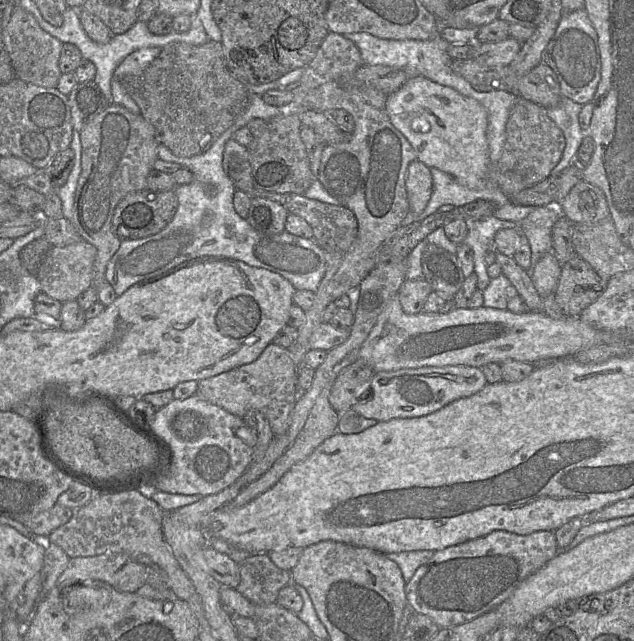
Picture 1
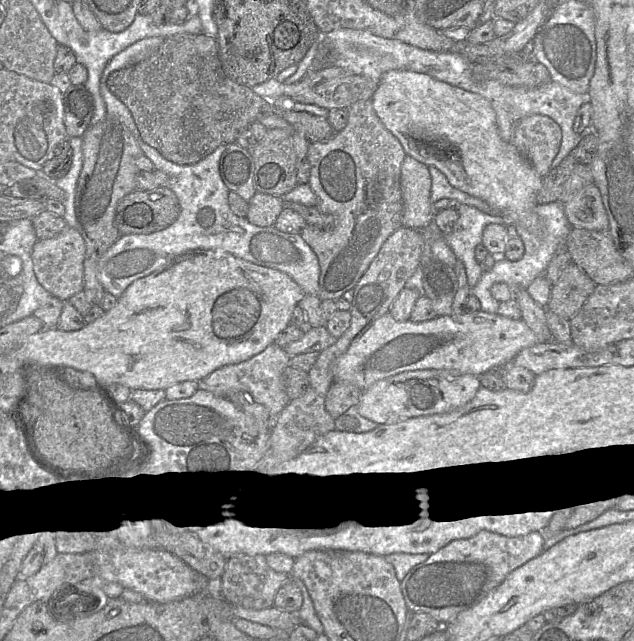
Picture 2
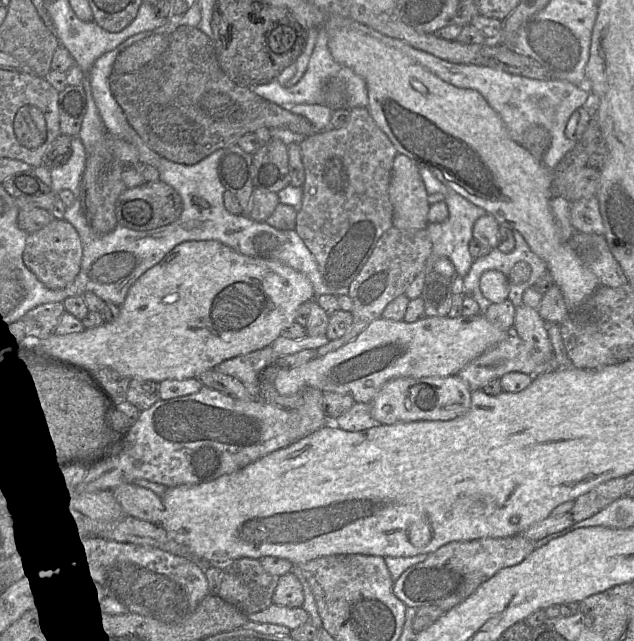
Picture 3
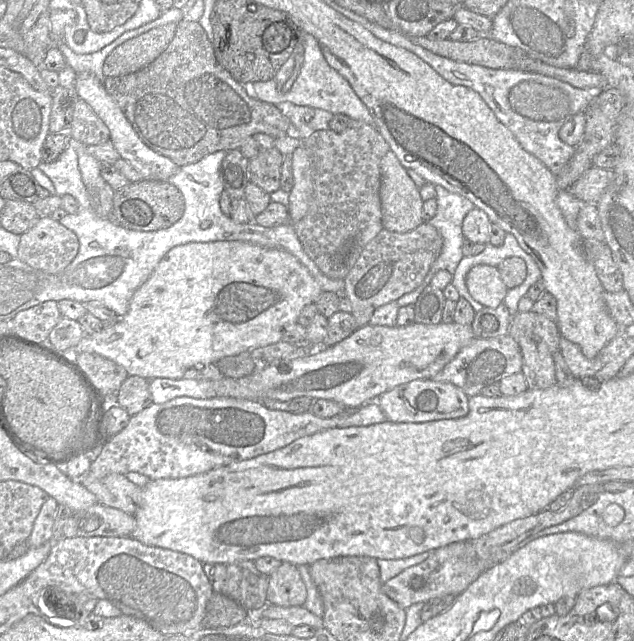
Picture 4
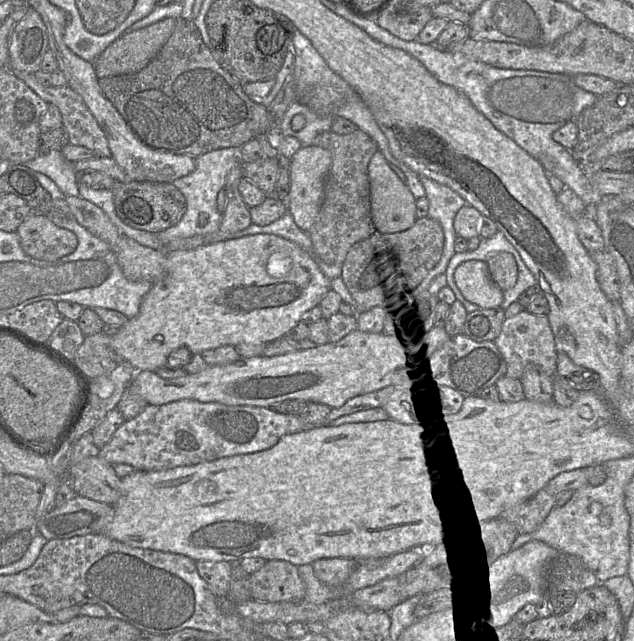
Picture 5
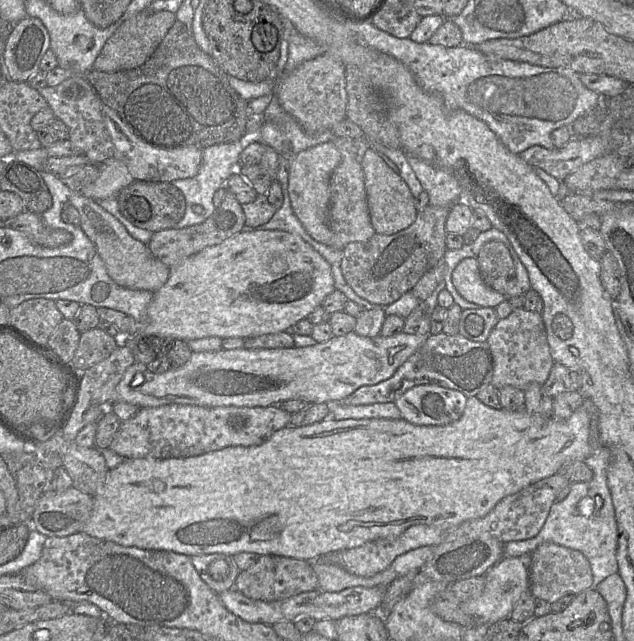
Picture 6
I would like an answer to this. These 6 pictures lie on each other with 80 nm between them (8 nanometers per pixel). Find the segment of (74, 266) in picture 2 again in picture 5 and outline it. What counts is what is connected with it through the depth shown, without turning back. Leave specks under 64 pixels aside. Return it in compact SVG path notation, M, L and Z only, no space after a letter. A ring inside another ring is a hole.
M29 214L16 231L23 251L42 261L56 261L77 248L78 240L70 230L58 227L46 215Z

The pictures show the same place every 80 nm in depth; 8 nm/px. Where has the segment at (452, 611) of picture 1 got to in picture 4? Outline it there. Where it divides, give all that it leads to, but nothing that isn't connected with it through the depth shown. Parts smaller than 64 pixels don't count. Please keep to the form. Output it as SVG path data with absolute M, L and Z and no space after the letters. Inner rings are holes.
M458 541L431 552L428 558L414 566L404 569L395 577L382 584L382 591L403 609L415 603L445 596L458 596L482 573L480 560L476 557L472 544Z

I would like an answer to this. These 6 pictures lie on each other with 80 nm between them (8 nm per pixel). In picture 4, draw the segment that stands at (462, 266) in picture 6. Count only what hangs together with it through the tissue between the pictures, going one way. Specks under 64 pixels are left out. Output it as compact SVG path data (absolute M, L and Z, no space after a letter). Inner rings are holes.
M490 265L473 266L466 275L465 283L472 298L484 307L498 307L508 291L497 267Z

